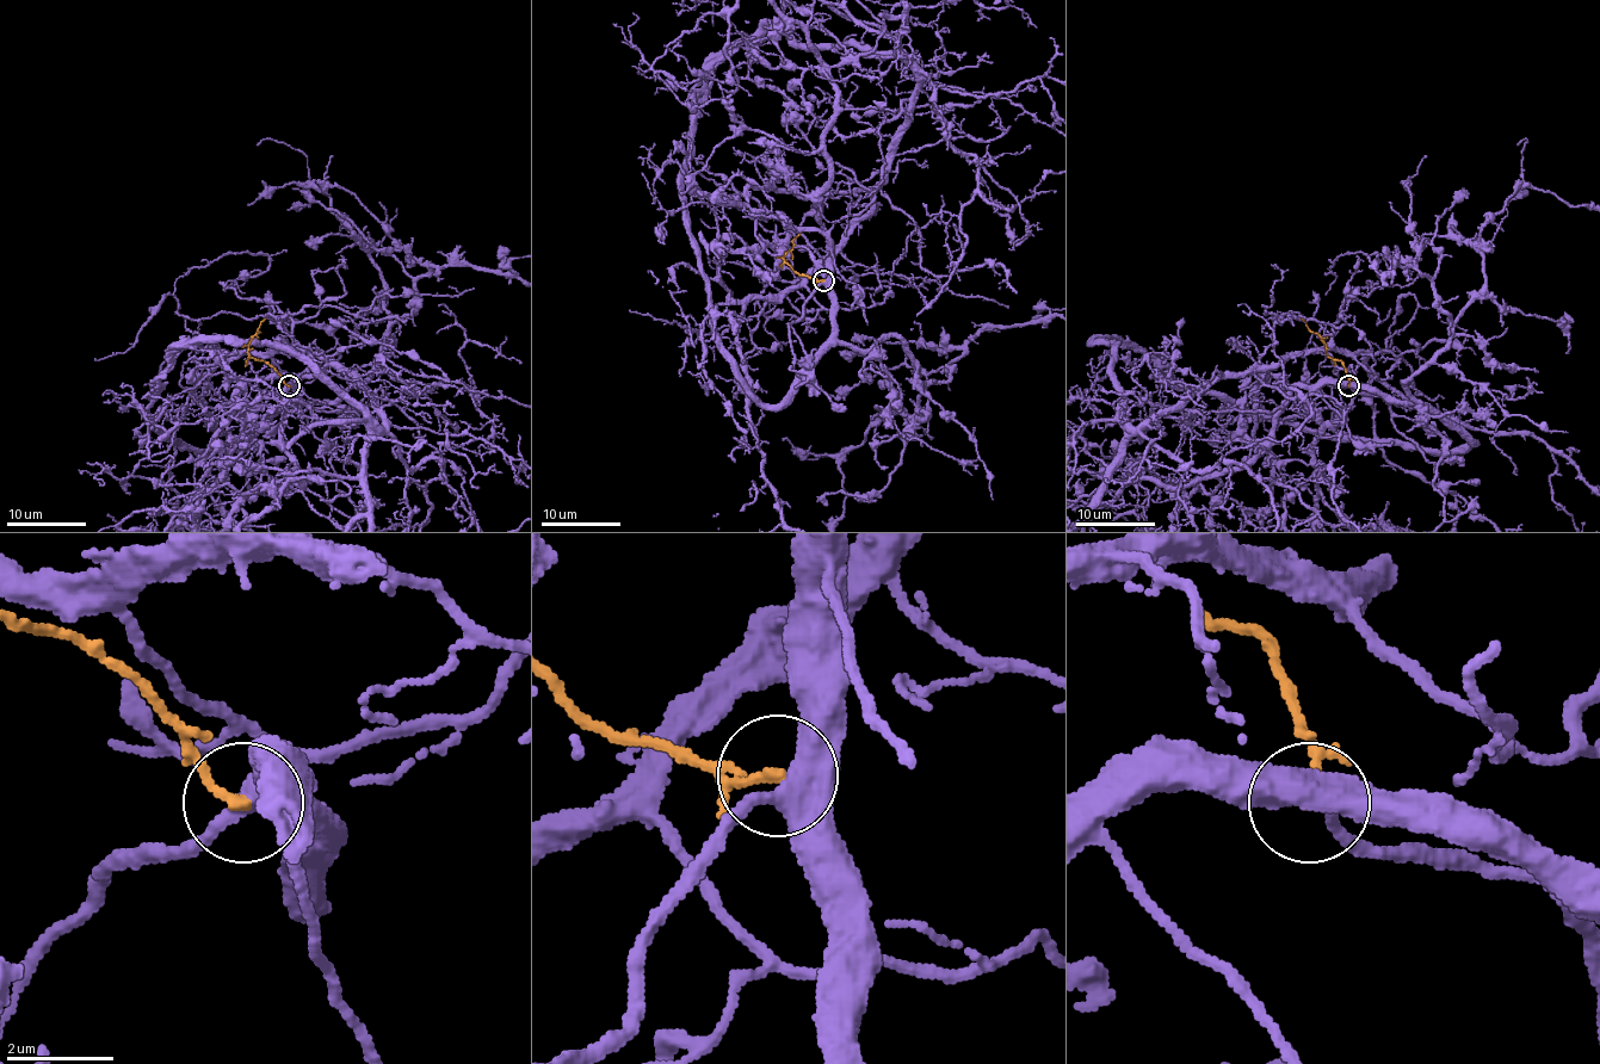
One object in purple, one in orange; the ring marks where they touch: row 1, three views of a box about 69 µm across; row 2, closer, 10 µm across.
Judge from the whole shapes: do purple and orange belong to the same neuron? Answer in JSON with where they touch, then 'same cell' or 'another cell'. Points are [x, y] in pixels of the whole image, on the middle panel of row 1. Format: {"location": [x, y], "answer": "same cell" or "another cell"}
{"location": [823, 280], "answer": "another cell"}

